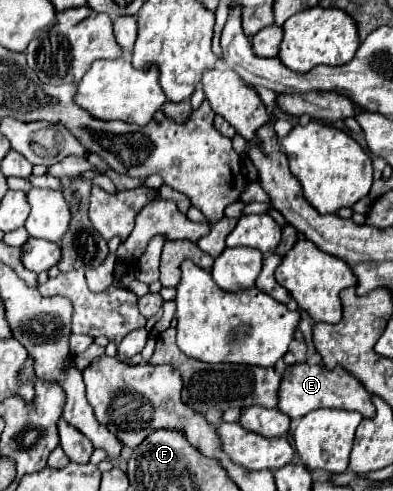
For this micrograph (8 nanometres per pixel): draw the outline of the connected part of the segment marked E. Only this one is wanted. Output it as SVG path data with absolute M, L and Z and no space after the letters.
M295 363L289 365L283 373L279 395L277 395L277 407L291 417L291 421L301 419L313 409L319 407L335 407L335 409L347 409L347 411L359 411L363 417L373 417L375 407L371 403L371 395L365 391L365 387L345 369L335 367L327 369L323 365L309 365L309 363Z

